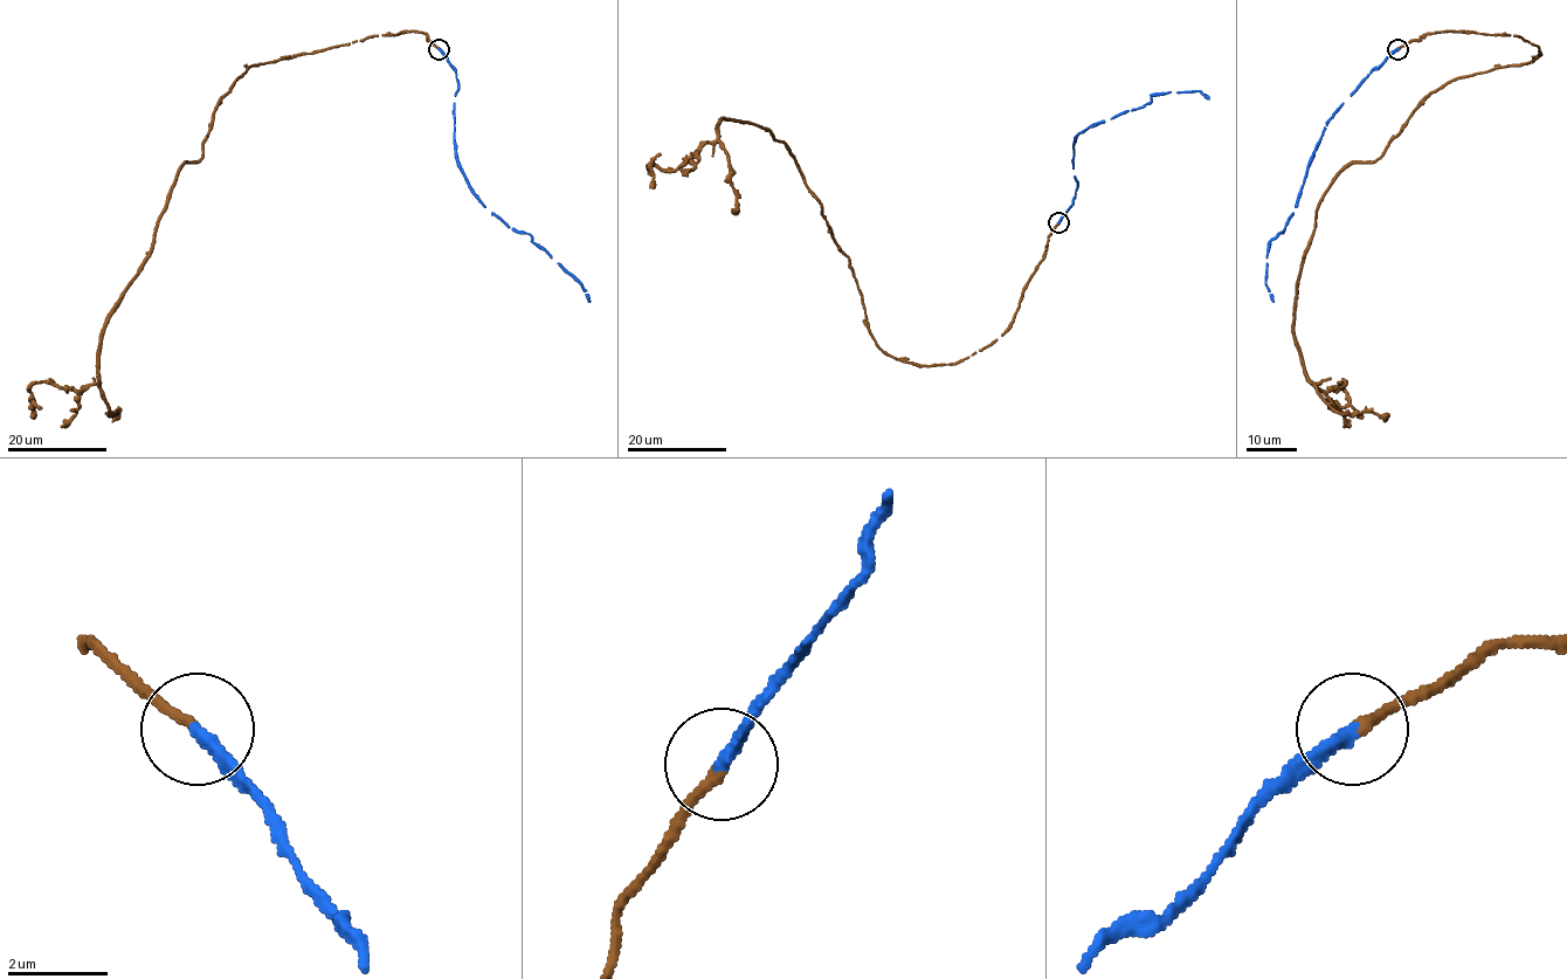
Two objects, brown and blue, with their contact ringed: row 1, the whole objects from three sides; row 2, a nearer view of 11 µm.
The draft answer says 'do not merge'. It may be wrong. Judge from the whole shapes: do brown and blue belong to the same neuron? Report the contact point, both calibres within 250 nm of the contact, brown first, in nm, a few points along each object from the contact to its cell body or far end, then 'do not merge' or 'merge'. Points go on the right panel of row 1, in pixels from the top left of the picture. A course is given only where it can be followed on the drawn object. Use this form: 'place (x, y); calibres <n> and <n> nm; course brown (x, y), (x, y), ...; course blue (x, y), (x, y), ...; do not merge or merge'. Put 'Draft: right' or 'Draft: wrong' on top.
Draft: wrong
place (1398, 49); calibres 200 and 280 nm; course brown (1396, 48), (1465, 30), (1540, 54), (1433, 90), (1319, 202), (1293, 318), (1303, 372), (1345, 384), (1329, 408); course blue (1396, 48), (1326, 124), (1293, 213), (1269, 245), (1267, 284), (1274, 302); merge

